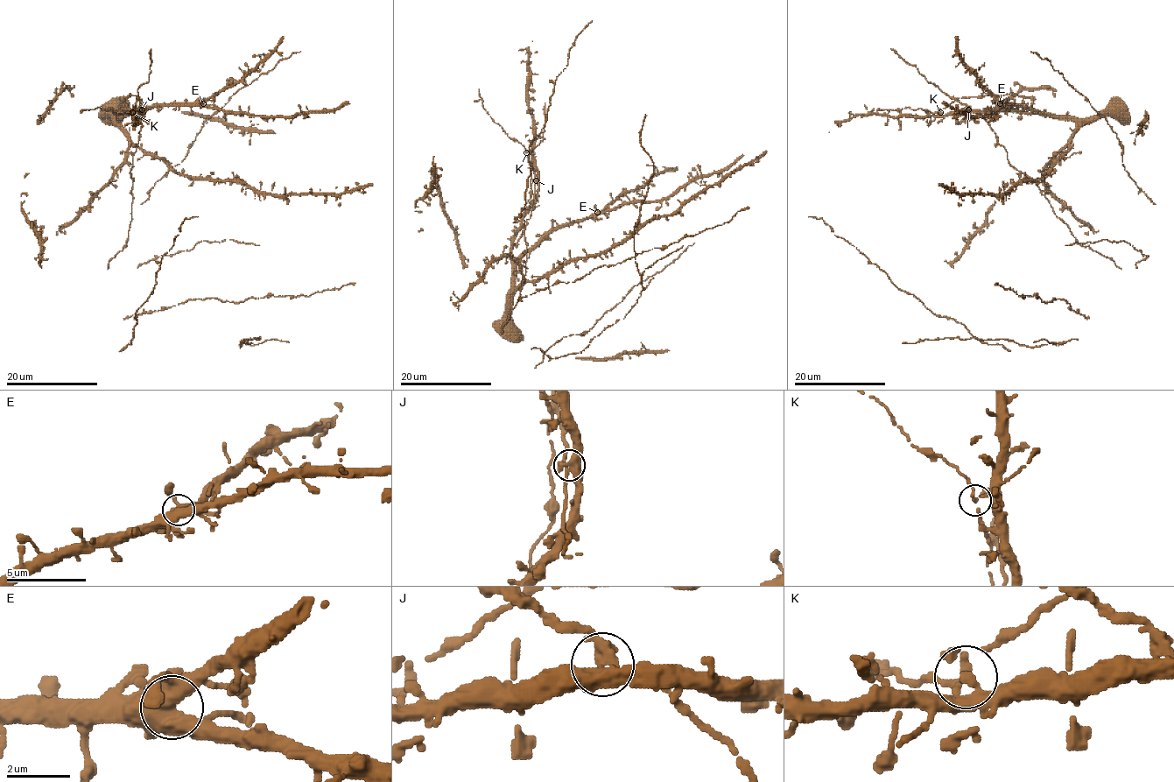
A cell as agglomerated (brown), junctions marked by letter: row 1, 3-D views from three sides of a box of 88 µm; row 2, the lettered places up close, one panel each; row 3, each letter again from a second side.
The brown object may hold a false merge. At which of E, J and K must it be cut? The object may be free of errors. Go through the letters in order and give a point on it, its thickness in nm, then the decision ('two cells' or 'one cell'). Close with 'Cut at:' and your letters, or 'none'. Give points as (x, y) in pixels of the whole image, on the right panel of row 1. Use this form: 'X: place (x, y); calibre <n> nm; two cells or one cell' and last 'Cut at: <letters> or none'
E: place (1000, 103); calibre 440 nm; one cell
J: place (968, 109); calibre 460 nm; one cell
K: place (940, 112); calibre 200 nm; two cells
Cut at: K

